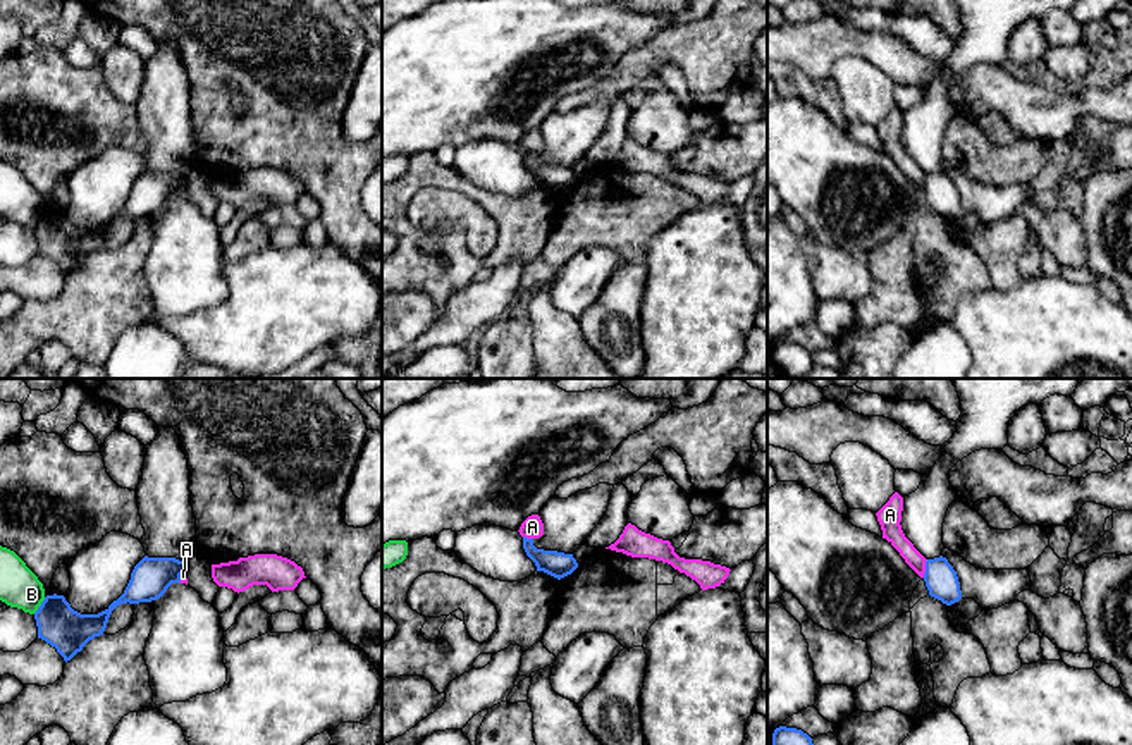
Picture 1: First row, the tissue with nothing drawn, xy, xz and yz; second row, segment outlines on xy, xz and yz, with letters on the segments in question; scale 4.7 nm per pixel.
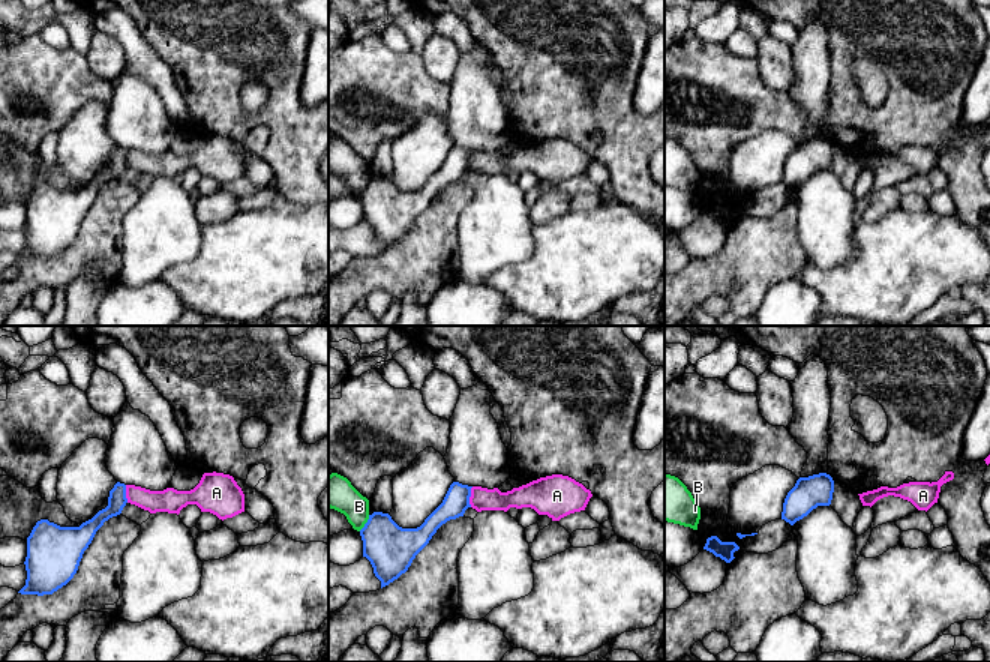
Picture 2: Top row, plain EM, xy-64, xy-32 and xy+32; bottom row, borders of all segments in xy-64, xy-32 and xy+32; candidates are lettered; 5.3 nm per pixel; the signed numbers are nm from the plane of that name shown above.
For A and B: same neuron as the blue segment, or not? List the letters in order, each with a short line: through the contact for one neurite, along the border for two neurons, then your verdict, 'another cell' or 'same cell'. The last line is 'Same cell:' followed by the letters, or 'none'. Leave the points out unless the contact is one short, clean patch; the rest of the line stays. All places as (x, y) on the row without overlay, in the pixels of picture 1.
A: line yz (928, 174), (922, 191); another cell
B: line xy (45, 212), (33, 227); another cell
Same cell: none

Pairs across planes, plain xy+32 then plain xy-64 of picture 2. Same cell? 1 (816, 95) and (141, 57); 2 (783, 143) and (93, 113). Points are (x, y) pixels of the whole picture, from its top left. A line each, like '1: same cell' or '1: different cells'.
1: different cells
2: same cell

